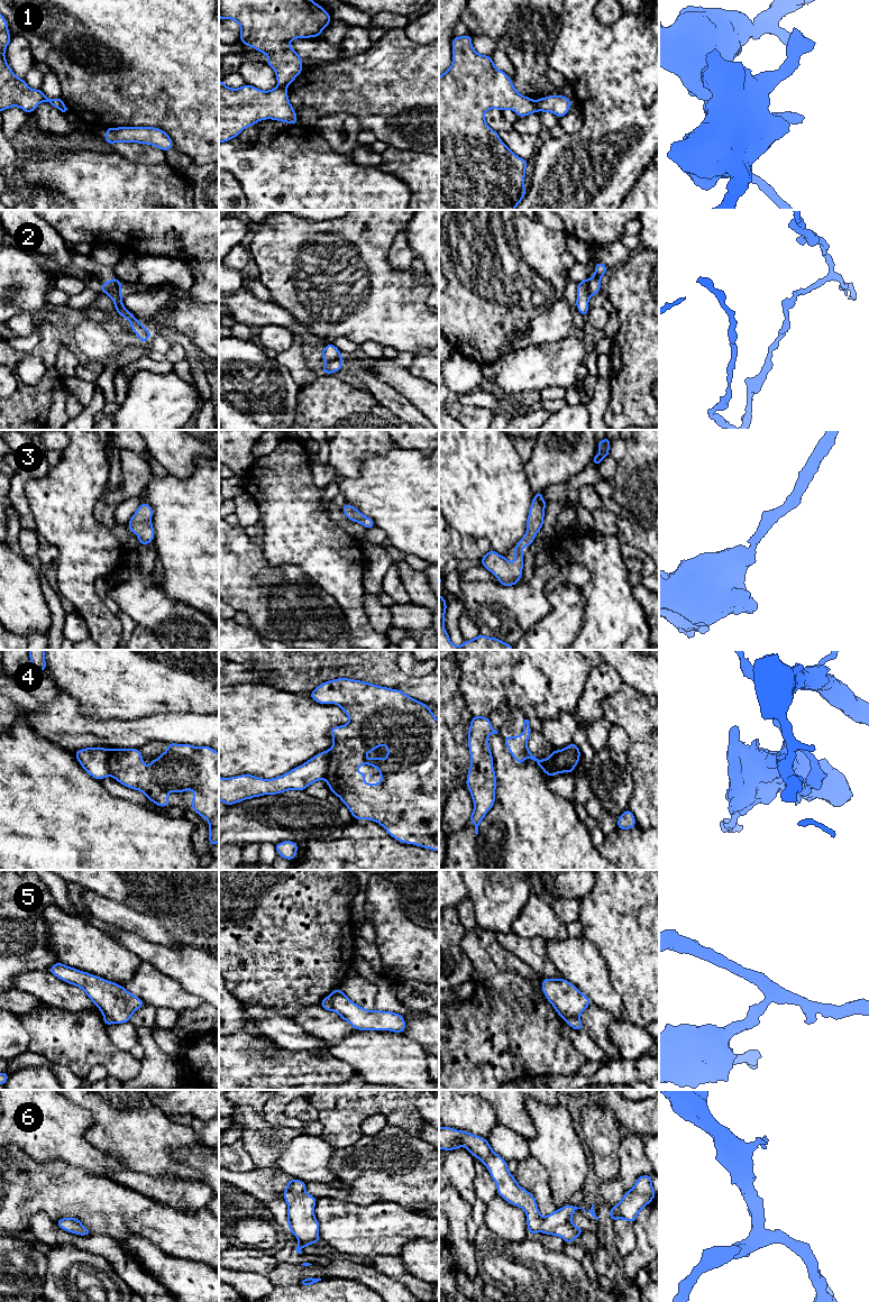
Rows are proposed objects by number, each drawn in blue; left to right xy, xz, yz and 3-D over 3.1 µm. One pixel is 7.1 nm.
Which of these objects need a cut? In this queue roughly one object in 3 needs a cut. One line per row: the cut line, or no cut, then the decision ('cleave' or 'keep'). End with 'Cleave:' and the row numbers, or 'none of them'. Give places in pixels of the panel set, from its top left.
1: cut in yz along (534, 101), (539, 110); cleave
2: cut in yz along (587, 278), (587, 290), (591, 294); cleave
3: no cut; keep
4: cut in xz along (328, 751), (329, 766), (323, 778); cleave
5: cut in xz along (328, 996), (332, 1009); cleave
6: no cut; keep
Cleave: 1, 2, 4, 5

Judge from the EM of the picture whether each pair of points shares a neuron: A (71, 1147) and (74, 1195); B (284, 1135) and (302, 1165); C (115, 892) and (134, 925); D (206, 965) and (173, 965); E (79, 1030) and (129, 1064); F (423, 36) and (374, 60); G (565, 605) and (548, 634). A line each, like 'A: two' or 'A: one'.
A: two
B: two
C: two
D: one
E: one
F: two
G: one

